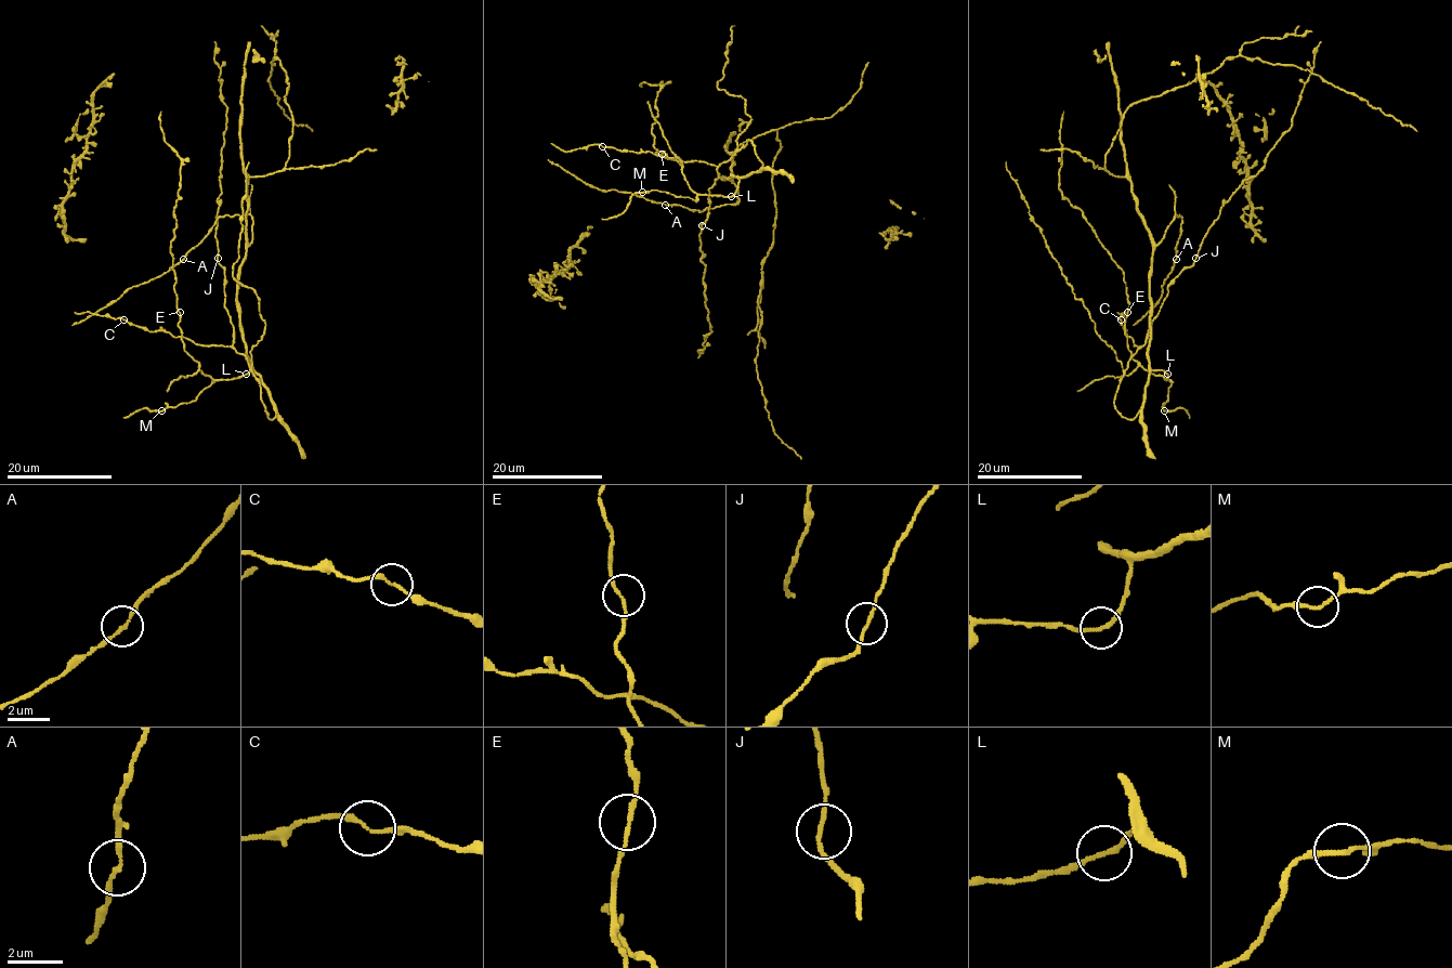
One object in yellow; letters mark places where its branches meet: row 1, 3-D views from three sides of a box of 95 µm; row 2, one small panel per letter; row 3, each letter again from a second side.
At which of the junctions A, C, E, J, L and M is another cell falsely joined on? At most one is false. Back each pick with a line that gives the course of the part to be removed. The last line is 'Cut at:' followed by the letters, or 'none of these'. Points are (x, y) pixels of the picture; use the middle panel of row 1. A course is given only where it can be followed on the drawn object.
Cut at: none of these

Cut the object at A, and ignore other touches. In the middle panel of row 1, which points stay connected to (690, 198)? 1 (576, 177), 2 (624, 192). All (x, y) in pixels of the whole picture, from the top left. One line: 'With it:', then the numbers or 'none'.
With it: none

